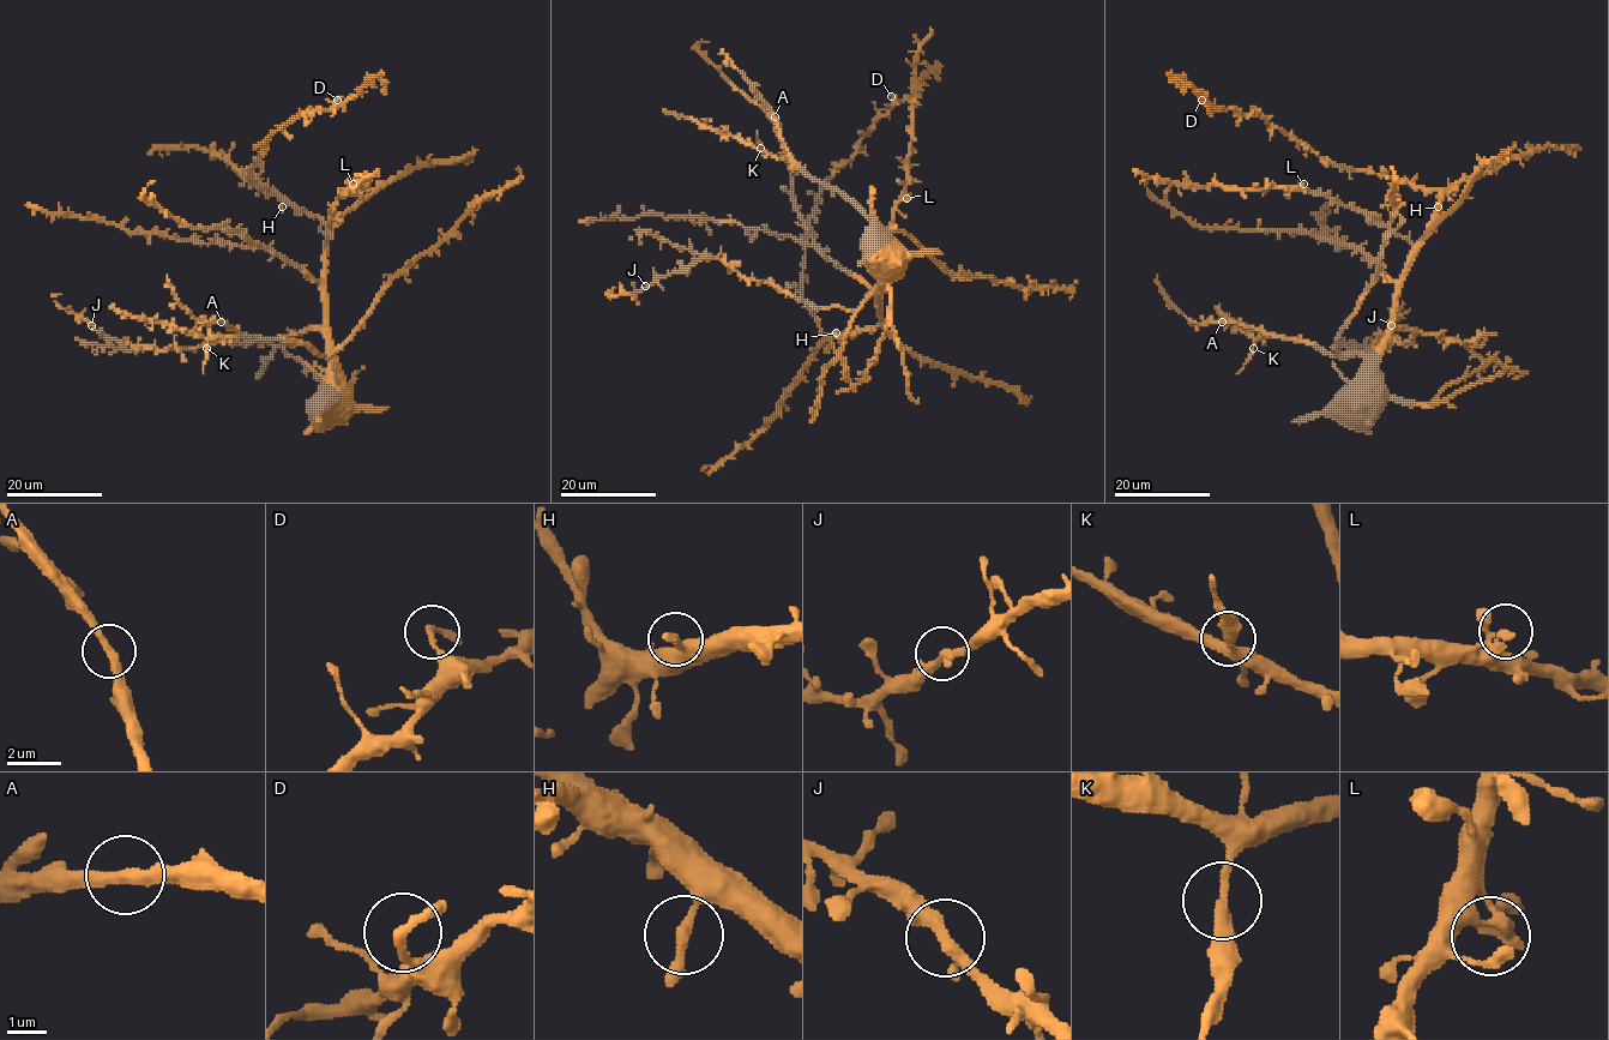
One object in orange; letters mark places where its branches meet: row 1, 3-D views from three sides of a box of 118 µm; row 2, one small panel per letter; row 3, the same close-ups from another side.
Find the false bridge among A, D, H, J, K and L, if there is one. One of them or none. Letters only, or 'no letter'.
K

